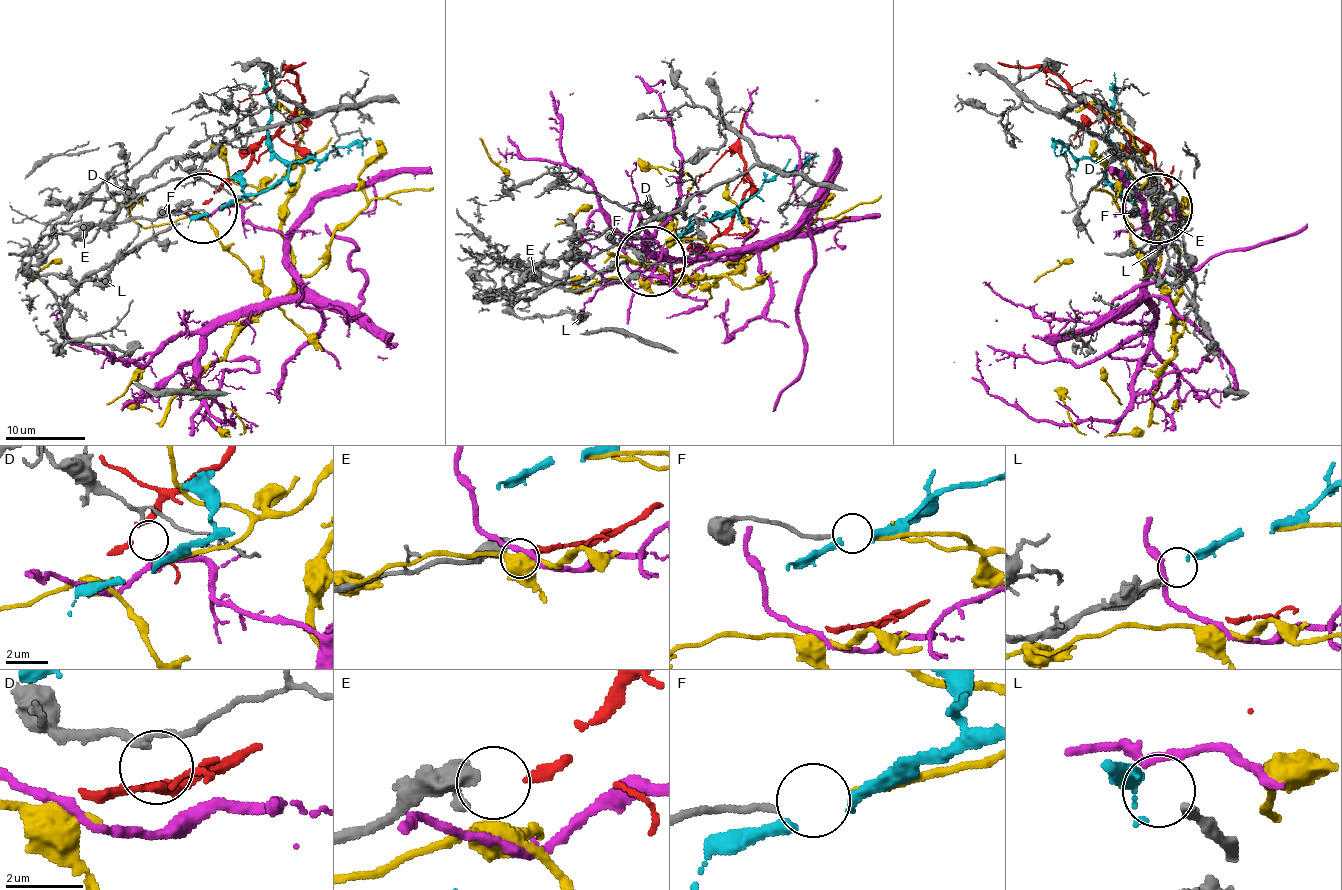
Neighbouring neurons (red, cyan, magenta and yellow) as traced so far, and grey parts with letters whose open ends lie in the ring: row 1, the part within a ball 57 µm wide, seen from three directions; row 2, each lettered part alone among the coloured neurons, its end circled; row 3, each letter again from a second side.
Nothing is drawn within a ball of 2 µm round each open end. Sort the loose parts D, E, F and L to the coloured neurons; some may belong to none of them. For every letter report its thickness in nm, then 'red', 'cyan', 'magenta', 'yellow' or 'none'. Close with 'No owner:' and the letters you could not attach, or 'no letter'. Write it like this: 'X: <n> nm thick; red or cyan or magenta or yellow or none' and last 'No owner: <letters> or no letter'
D: 160 nm thick; none
E: 320 nm thick; red
F: 180 nm thick; yellow
L: 200 nm thick; cyan
No owner: D

